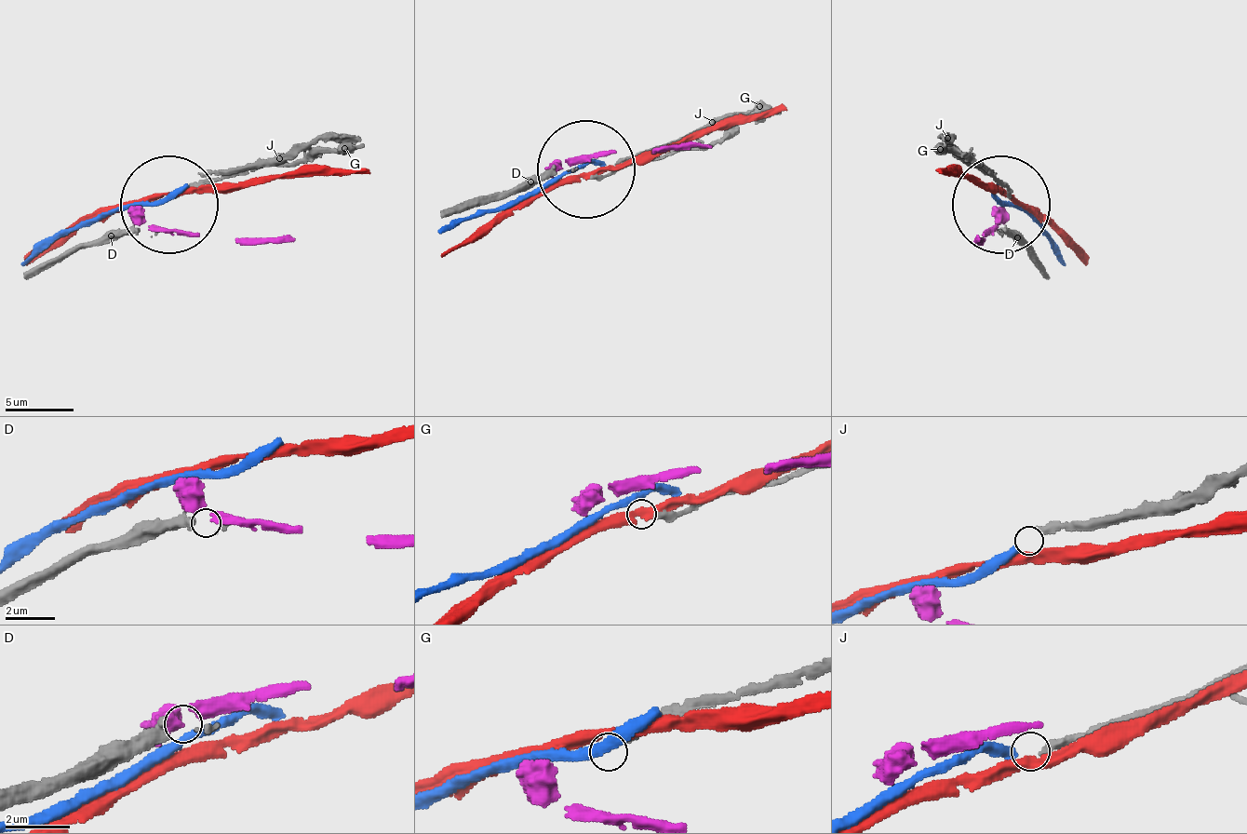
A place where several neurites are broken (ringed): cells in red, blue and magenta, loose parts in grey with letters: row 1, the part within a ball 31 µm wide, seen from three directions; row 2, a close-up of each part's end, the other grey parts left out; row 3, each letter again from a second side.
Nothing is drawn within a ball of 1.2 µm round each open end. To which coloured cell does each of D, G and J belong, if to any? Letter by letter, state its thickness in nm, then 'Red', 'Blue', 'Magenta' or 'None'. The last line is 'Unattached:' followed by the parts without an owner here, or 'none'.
D: Thickness 440 nm. Magenta
G: Thickness 300 nm. None
J: Thickness 280 nm. Blue
Unattached: G

